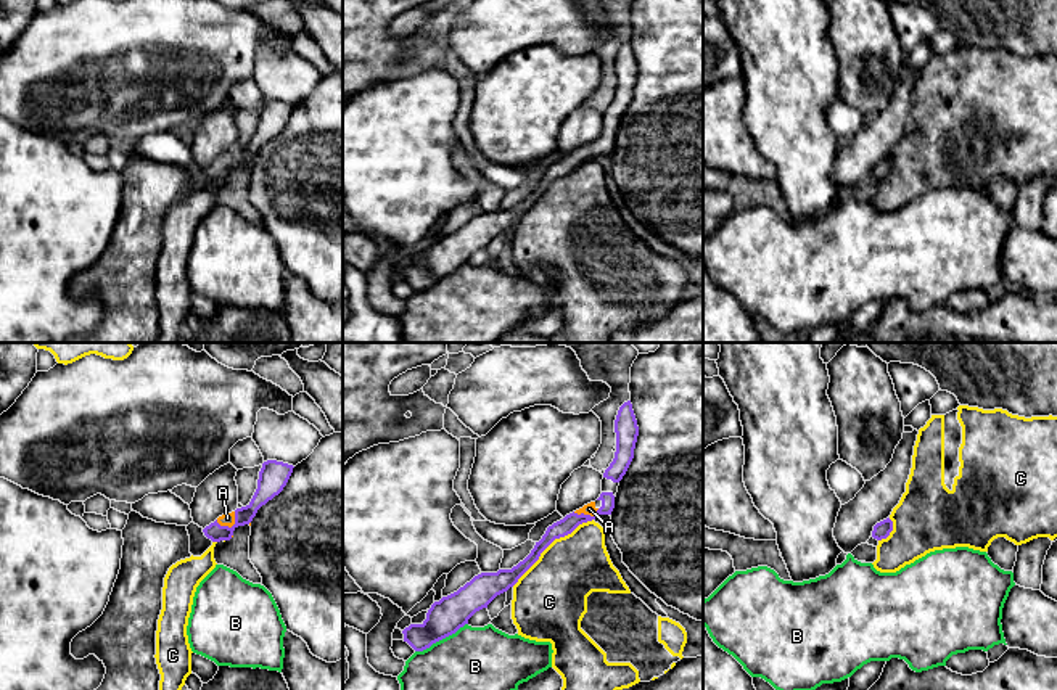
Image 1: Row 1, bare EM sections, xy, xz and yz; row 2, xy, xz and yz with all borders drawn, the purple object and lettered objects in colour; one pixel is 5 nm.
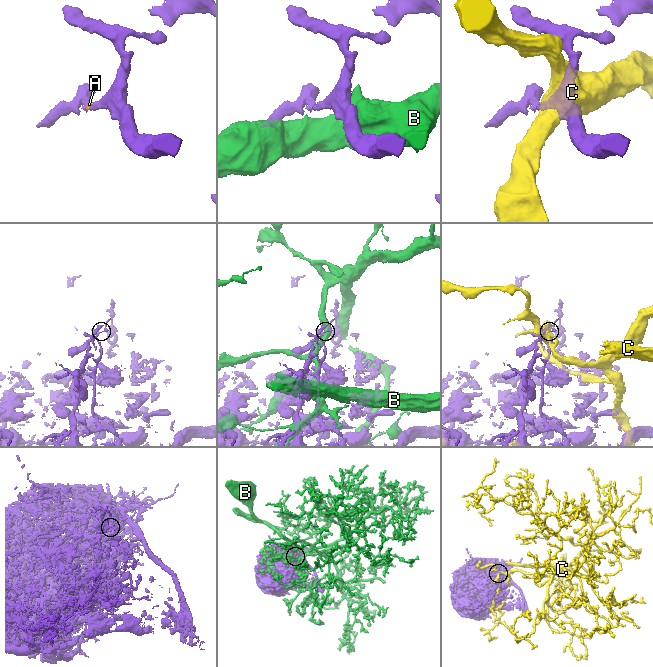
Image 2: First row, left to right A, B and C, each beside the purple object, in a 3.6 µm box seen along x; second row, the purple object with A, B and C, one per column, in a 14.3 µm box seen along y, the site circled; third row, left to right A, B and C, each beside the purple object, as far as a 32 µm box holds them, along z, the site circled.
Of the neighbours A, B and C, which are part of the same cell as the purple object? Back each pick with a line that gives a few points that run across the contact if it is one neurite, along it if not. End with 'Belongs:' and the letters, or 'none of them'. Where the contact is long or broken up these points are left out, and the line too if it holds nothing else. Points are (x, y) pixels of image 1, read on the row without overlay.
A: Line: xy (266, 131), (232, 166), (227, 158)
Belongs: A

